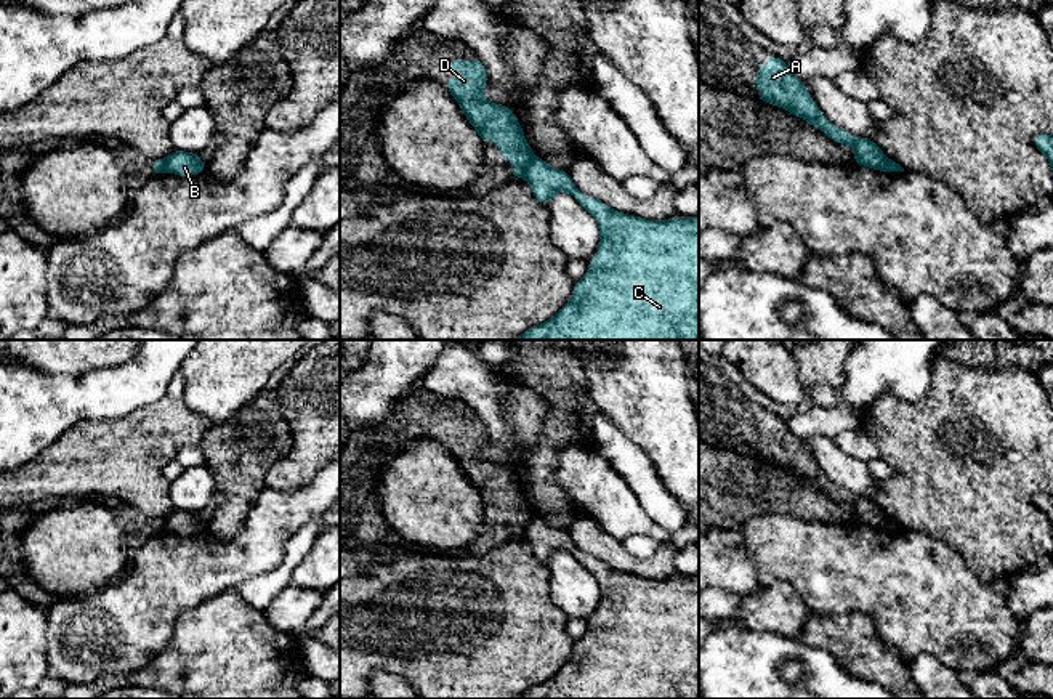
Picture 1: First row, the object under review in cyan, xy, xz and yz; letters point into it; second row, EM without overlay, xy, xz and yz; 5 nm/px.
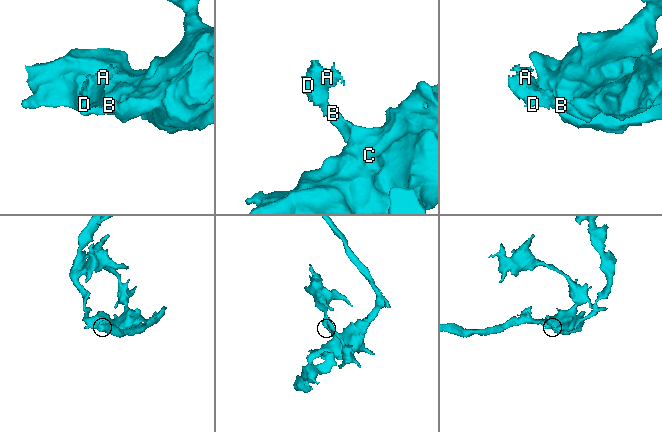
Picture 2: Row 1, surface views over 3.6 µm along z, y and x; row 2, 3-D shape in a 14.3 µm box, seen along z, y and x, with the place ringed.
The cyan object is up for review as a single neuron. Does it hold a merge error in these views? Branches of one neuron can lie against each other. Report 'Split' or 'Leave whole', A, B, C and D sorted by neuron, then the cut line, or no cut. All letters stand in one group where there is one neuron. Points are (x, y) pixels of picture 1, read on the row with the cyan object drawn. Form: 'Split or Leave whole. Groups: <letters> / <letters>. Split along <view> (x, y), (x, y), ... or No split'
Split. Groups: A D / B C. Split along xz (534, 156), (521, 175)

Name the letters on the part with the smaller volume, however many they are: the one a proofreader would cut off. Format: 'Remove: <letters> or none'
Remove: A, D

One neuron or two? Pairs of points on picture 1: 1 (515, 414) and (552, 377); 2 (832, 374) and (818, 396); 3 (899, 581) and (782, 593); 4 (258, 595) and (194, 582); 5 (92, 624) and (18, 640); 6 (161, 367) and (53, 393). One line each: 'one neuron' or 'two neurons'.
1: two neurons
2: two neurons
3: two neurons
4: two neurons
5: two neurons
6: one neuron

